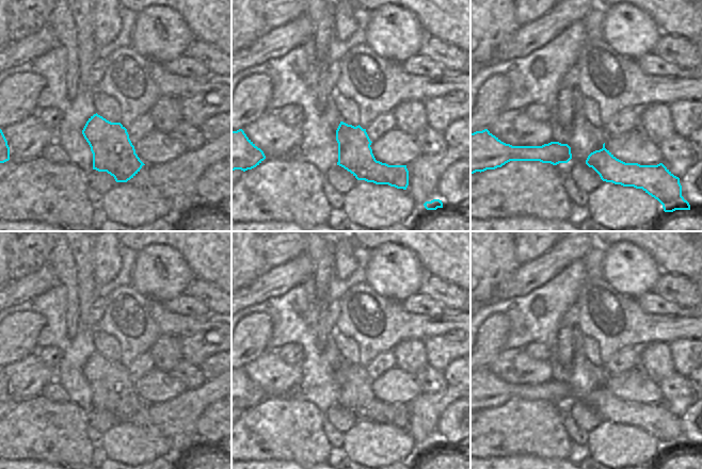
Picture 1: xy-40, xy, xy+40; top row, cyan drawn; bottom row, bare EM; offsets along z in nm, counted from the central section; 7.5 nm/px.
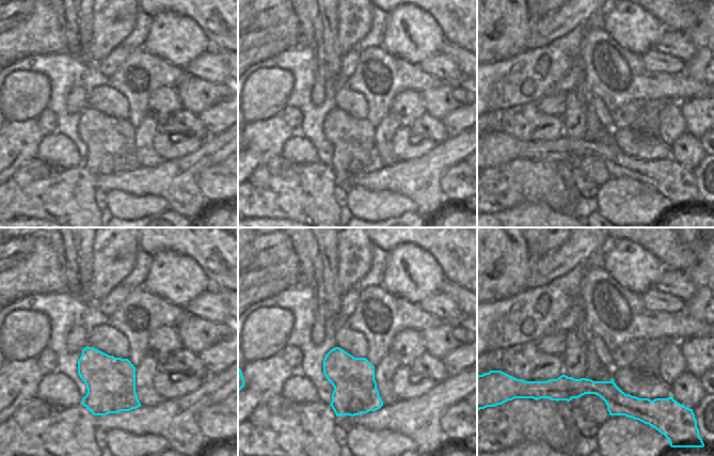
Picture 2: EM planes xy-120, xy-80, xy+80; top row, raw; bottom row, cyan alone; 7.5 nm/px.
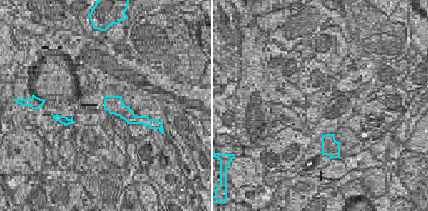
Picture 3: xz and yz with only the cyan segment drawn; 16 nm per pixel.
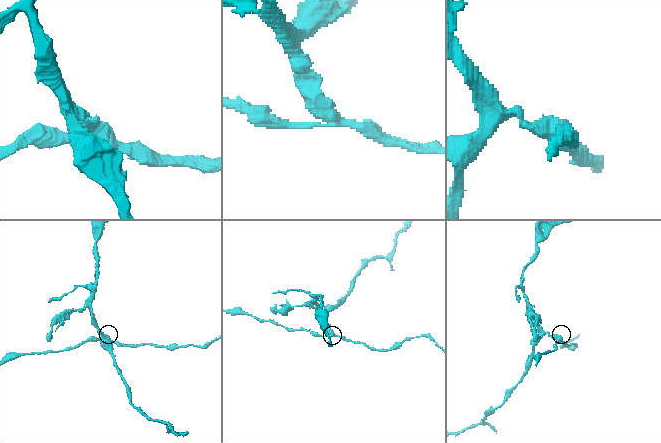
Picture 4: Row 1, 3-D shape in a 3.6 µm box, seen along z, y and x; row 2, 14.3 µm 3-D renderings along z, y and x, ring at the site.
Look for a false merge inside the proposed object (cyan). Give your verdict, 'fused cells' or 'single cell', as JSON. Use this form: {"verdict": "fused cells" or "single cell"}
{"verdict": "fused cells"}

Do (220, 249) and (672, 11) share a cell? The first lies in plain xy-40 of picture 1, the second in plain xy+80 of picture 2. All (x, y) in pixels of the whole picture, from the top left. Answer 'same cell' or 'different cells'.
same cell

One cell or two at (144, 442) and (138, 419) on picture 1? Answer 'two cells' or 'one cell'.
two cells

